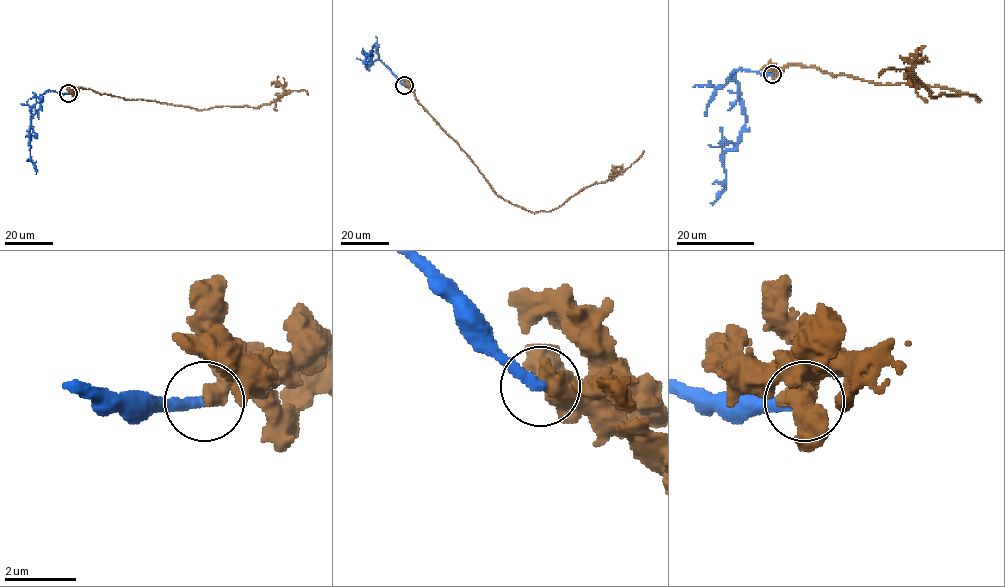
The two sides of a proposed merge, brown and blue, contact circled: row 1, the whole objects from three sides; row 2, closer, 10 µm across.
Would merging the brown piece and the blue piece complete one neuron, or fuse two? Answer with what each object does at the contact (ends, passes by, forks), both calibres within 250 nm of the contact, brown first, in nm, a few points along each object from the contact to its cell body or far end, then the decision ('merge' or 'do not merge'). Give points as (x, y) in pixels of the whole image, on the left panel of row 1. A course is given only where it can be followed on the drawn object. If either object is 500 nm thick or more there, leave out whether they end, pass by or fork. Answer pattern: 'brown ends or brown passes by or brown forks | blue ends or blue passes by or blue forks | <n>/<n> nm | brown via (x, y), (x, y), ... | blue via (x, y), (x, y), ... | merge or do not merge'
600/320 nm | brown via (68, 93), (90, 89), (197, 110), (259, 107), (291, 91), (305, 90), (308, 95) | blue via (68, 93), (46, 91), (31, 109), (30, 150), (36, 173) | do not merge

